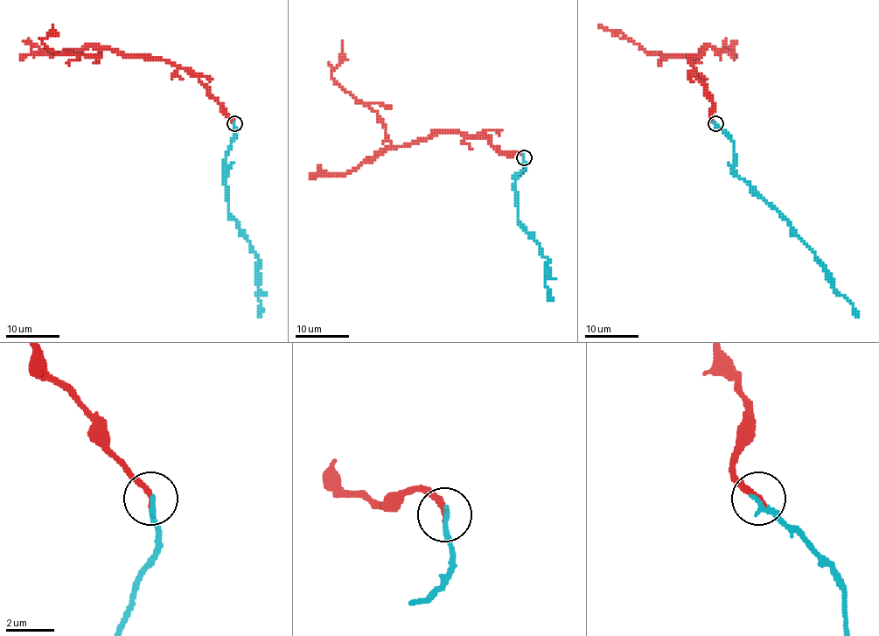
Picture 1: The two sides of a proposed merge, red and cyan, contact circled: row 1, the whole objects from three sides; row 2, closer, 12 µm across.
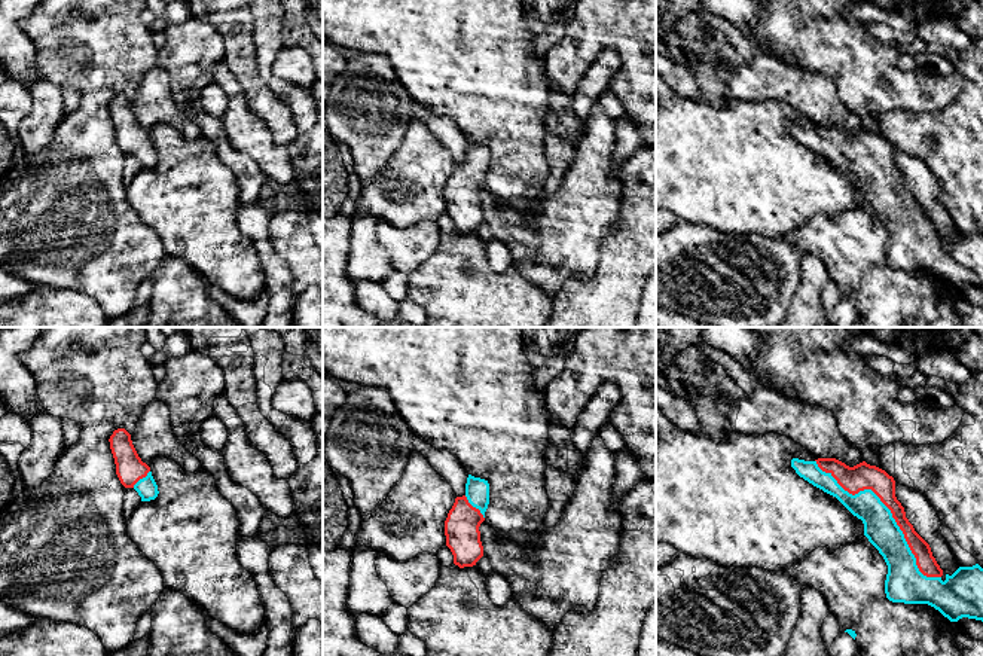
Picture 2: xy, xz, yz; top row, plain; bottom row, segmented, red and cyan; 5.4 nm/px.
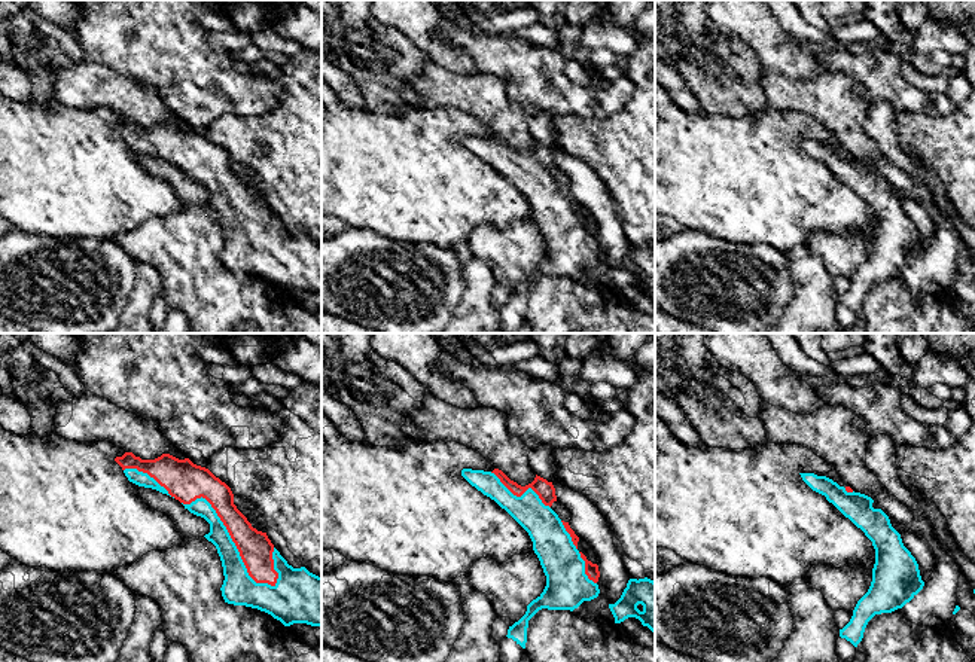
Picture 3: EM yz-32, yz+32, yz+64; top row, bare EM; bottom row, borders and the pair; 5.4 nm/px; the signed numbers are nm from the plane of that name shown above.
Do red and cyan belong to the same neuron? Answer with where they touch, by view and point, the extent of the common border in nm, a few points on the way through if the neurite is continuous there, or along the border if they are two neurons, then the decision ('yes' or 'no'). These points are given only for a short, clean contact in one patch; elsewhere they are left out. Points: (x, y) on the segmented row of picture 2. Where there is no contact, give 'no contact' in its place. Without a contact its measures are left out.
yz (891, 512) | 950 nm | yes

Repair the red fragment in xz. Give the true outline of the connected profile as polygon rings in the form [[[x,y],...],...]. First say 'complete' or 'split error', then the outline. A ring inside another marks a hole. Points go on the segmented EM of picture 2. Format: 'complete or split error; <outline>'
split error; [[[468,475],[465,494],[457,497],[445,521],[446,546],[460,568],[473,567],[483,556],[479,527],[489,504],[489,483]]]

